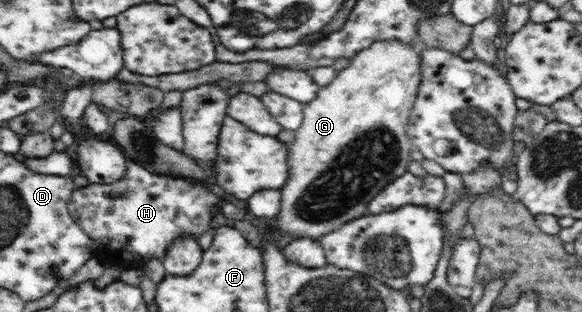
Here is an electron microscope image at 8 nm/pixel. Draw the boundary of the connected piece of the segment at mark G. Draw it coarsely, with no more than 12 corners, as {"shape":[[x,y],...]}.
{"shape":[[373,42],[287,145],[274,227],[319,240],[408,173],[420,43]]}

